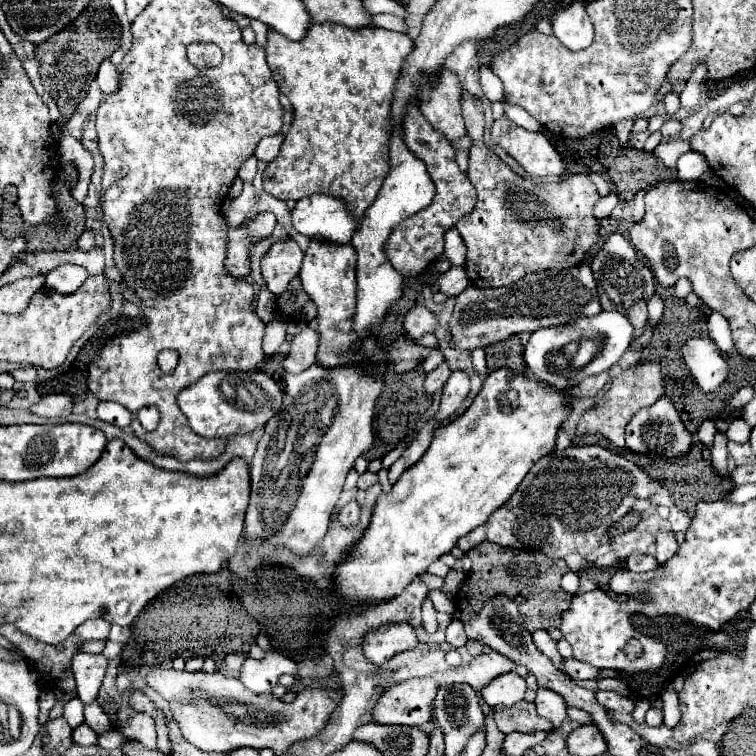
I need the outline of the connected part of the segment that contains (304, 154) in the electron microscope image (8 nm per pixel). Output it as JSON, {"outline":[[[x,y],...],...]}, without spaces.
{"outline":[[[312,24],[298,42],[270,28],[264,46],[266,60],[280,92],[284,92],[294,106],[294,122],[282,142],[278,158],[264,170],[264,190],[280,200],[300,200],[308,194],[338,196],[350,204],[356,222],[360,222],[362,212],[372,204],[388,174],[388,114],[392,90],[412,46],[410,36],[374,26],[348,28],[342,24]]]}

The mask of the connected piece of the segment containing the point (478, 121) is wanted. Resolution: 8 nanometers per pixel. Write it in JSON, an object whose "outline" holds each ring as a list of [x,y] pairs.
{"outline":[[[462,92],[462,116],[466,122],[468,136],[474,142],[474,150],[470,152],[470,166],[468,166],[468,178],[476,186],[478,200],[470,216],[462,218],[456,224],[456,230],[460,232],[468,256],[466,256],[466,274],[470,278],[470,284],[476,288],[502,288],[510,286],[516,280],[522,280],[530,272],[540,270],[562,270],[570,268],[582,262],[586,250],[598,240],[598,222],[592,214],[592,206],[598,200],[598,190],[594,182],[586,174],[572,174],[564,182],[552,182],[552,184],[534,184],[516,172],[510,170],[492,150],[484,148],[484,112],[482,102],[478,96],[472,96],[470,92]]]}

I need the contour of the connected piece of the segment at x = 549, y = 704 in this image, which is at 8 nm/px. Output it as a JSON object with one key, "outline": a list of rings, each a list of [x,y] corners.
{"outline":[[[538,688],[536,692],[536,710],[542,718],[550,720],[554,724],[554,728],[560,728],[560,724],[568,718],[566,714],[566,704],[564,704],[564,698],[552,690],[546,690],[546,688]]]}

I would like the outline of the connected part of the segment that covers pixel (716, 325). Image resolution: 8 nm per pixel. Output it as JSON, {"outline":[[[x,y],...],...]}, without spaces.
{"outline":[[[712,312],[708,316],[708,334],[716,342],[720,352],[732,352],[734,350],[730,324],[728,324],[728,320],[720,312]]]}

